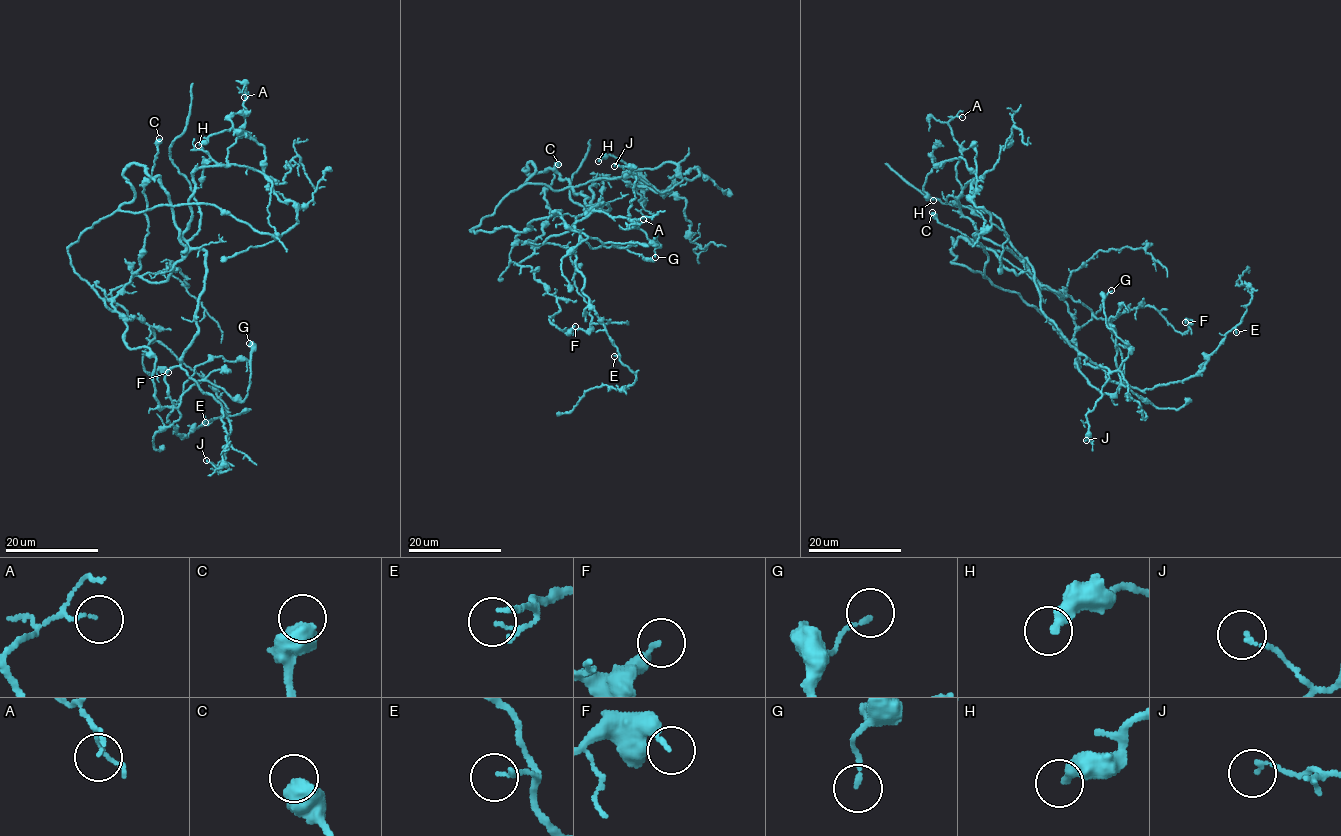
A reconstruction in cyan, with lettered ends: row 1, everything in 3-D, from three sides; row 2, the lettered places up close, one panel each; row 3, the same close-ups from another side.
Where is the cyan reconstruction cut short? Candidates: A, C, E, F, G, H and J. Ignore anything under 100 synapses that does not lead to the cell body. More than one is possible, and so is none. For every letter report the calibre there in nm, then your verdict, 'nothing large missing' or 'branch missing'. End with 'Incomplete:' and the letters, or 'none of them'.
A: calibre 80 nm; nothing large missing
C: calibre 650 nm; nothing large missing
E: calibre 80 nm; nothing large missing
F: calibre 140 nm; nothing large missing
G: calibre 150 nm; nothing large missing
H: calibre 280 nm; nothing large missing
J: calibre 120 nm; nothing large missing
Incomplete: none of them

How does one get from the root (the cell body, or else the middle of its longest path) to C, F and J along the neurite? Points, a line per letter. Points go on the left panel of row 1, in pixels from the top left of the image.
C: (198, 329), (204, 250), (189, 250), (162, 281), (131, 273), (140, 267), (148, 234), (144, 186), (159, 138)
F: (198, 329), (204, 250), (189, 250), (166, 280), (137, 275), (111, 292), (152, 330), (146, 371), (168, 372)
J: (198, 329), (180, 367), (222, 407), (228, 434), (222, 464), (215, 468), (206, 460)

